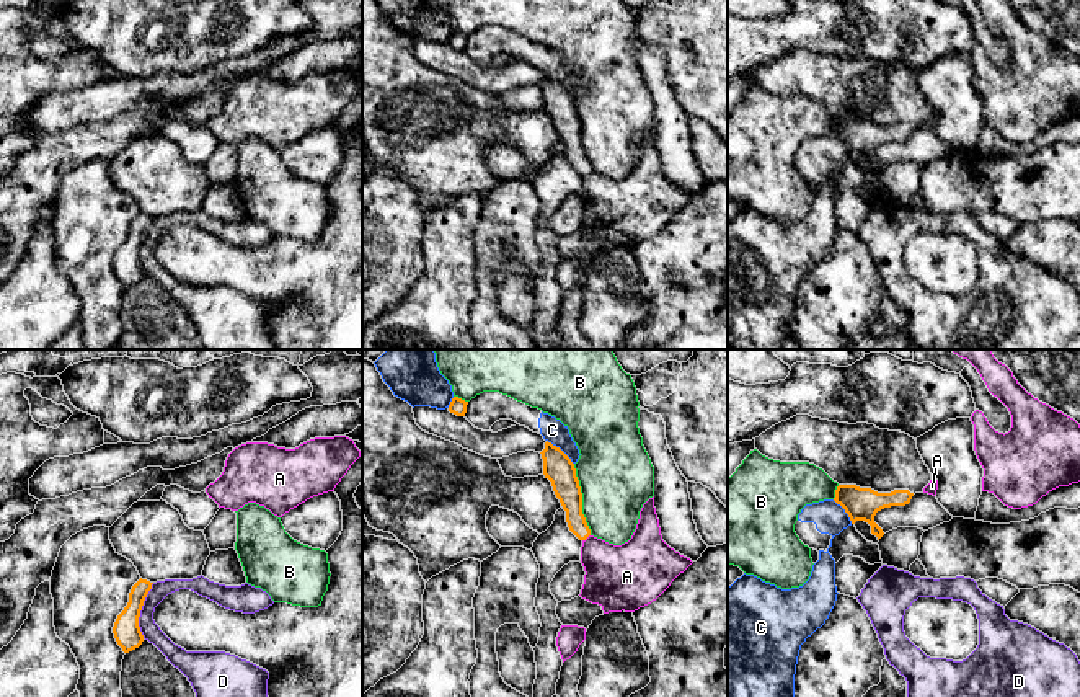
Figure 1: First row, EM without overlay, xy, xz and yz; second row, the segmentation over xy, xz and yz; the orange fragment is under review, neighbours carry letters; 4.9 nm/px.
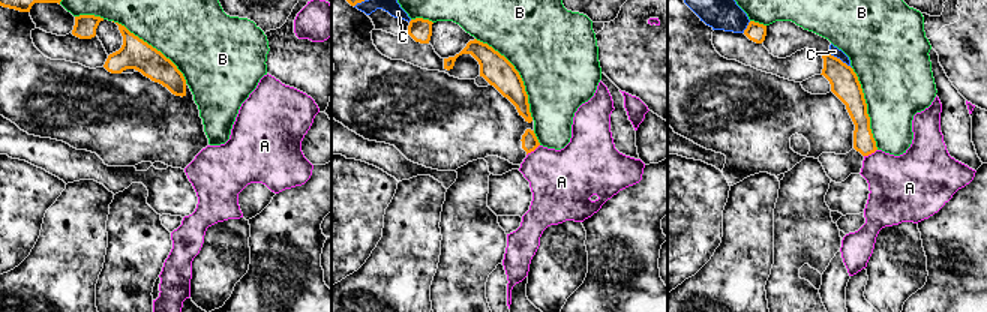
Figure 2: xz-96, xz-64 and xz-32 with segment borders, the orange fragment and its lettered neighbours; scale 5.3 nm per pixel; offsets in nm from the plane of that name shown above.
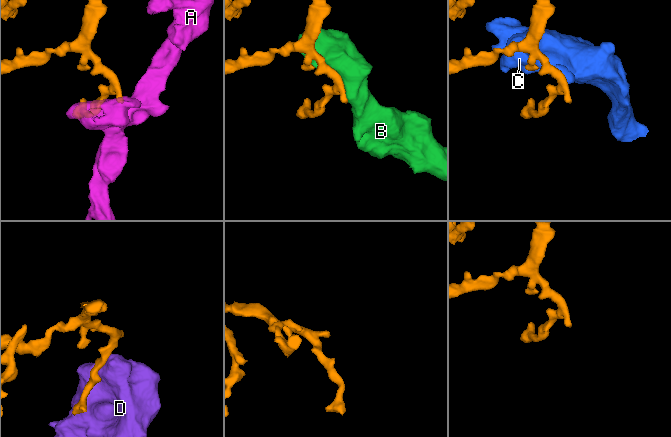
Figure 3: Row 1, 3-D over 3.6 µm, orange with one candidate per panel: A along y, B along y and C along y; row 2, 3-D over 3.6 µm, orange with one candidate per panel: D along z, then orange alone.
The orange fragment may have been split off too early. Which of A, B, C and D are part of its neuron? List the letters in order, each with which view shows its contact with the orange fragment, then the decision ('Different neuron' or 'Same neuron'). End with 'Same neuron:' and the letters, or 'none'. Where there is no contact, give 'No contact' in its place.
A: Touches orange in xz. Different neuron
B: Touches orange in xz. Different neuron
C: Touches orange in xz. Different neuron
D: Touches orange in xy. Different neuron
Same neuron: none

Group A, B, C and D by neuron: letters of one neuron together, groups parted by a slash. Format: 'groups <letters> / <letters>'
groups A / B / C / D

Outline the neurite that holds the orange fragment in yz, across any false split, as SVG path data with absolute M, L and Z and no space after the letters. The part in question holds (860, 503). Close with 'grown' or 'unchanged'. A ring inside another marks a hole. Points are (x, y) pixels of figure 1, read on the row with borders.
M839 485L834 501L845 509L852 524L856 521L868 522L871 526L871 534L879 540L884 532L874 522L876 513L891 506L905 506L910 503L912 496L914 493L909 490L878 493L871 488L860 488L856 485Z; unchanged

